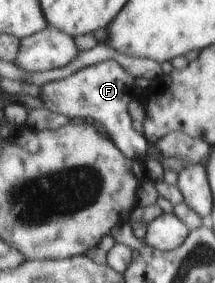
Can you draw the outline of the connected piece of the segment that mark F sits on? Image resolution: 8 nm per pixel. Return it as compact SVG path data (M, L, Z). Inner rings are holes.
M104 60L81 68L78 72L59 80L47 82L41 86L39 98L49 111L67 115L72 121L97 121L109 137L123 151L125 157L136 157L142 160L149 144L146 139L131 128L131 117L127 113L127 103L133 92L134 77L117 61Z

